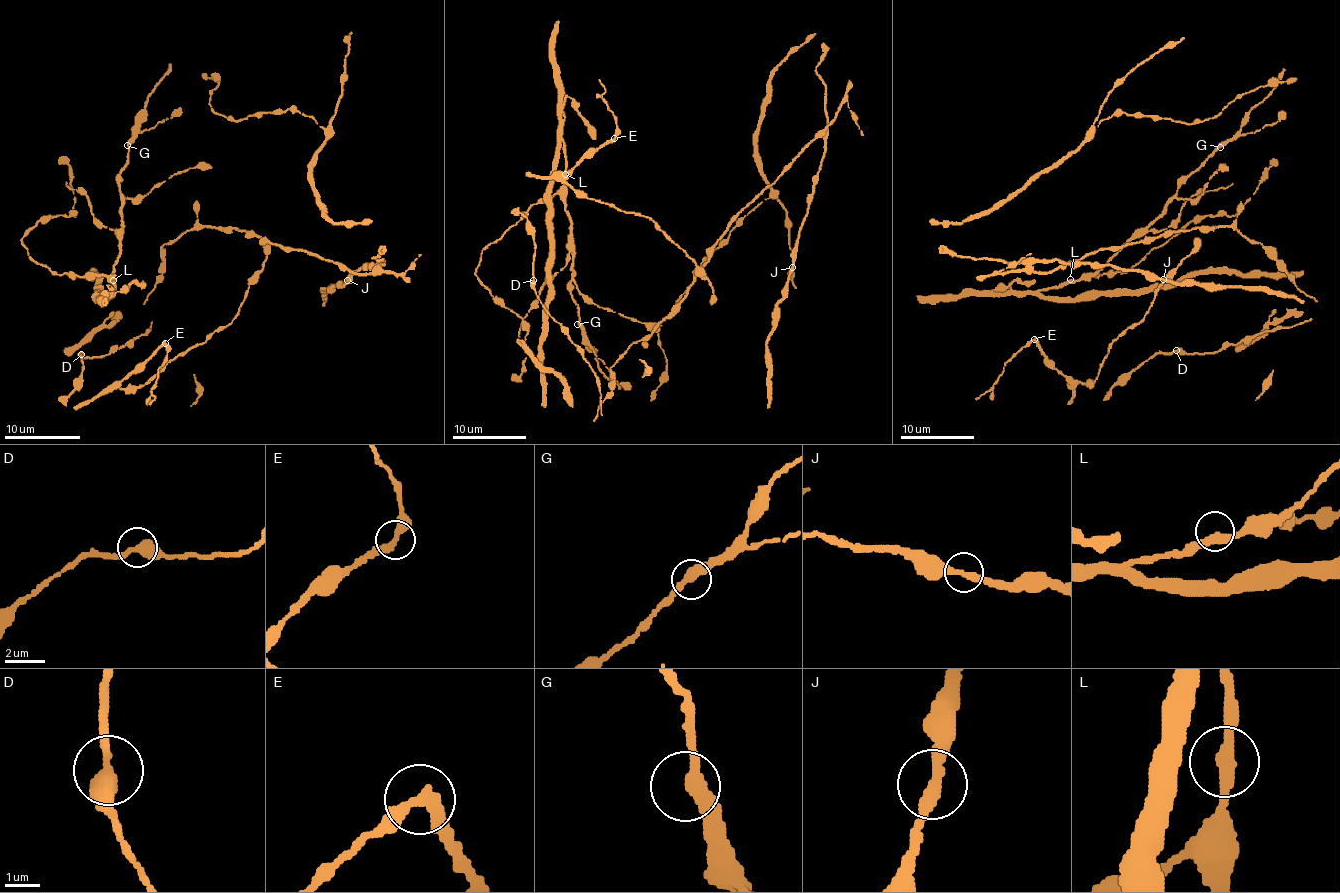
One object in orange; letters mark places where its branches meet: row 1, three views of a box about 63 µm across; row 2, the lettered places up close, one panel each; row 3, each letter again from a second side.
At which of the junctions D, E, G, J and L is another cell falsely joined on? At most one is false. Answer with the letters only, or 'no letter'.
E

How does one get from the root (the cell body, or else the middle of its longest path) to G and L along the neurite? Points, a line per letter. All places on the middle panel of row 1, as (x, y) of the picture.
G: (588, 300), (572, 280), (570, 295), (577, 306), (577, 324)
L: (588, 300), (572, 278), (574, 245), (572, 220), (565, 209), (565, 174)

